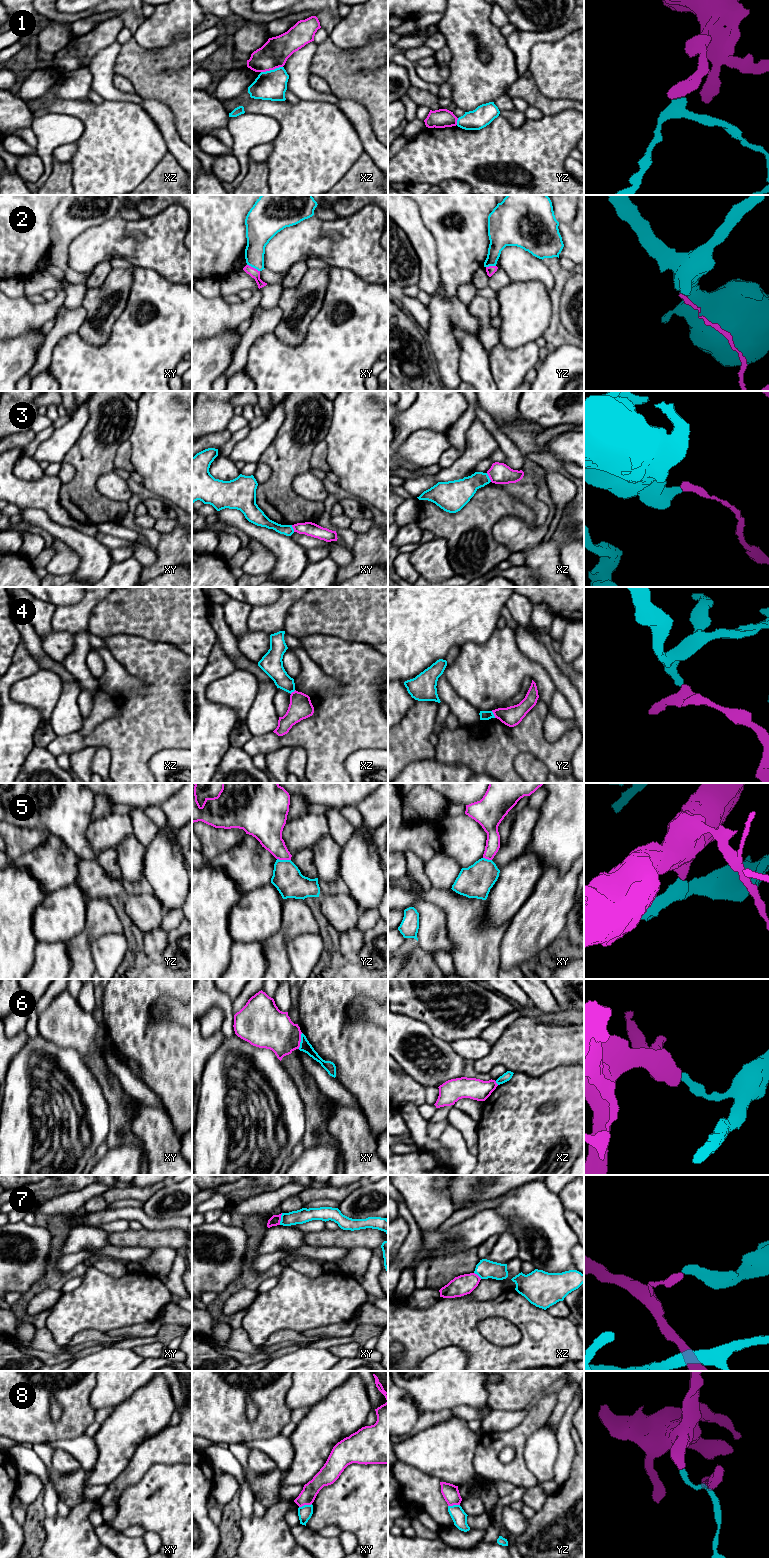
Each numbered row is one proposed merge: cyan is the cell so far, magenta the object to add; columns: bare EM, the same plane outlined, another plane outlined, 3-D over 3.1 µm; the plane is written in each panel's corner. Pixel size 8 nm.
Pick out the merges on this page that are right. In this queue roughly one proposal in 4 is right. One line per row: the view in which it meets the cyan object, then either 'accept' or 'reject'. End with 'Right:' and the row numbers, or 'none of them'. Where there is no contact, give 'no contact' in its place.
1: contact in xz; reject
2: contact in xy; reject
3: contact in xz; reject
4: contact in yz; reject
5: contact in yz; reject
6: contact in xy; reject
7: contact in xy; reject
8: contact in xy; reject
Right: none of them

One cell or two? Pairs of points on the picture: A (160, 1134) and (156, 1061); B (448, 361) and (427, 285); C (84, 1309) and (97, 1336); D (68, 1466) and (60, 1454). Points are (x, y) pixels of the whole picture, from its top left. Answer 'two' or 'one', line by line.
A: two
B: two
C: two
D: one

